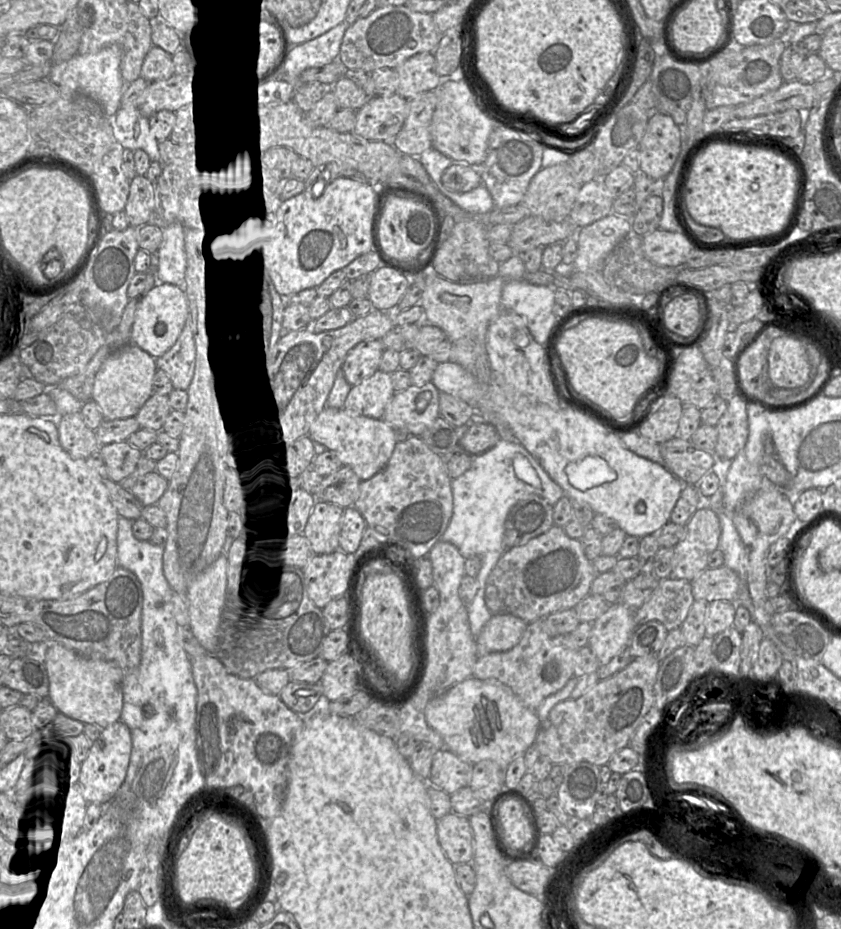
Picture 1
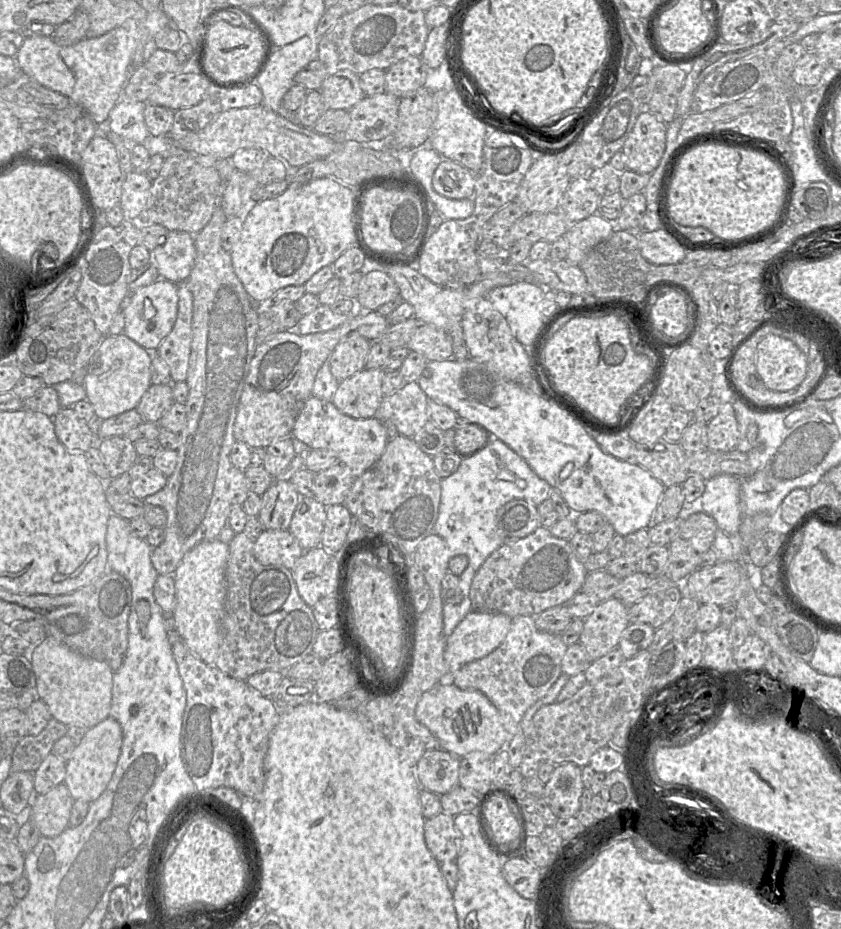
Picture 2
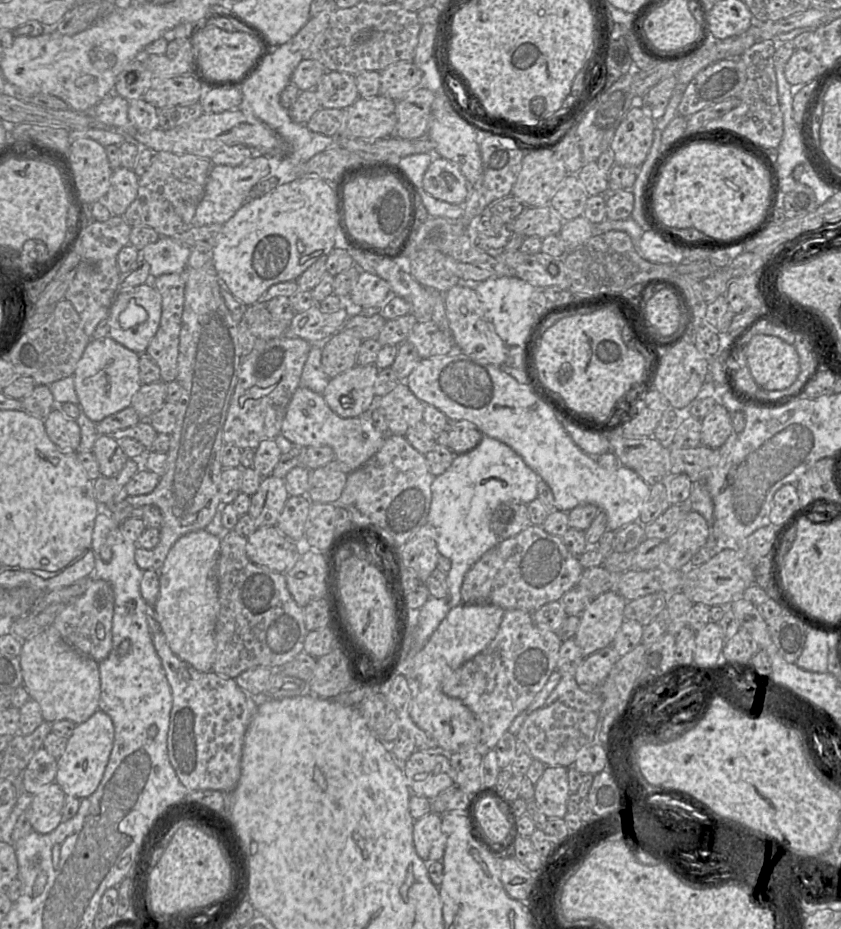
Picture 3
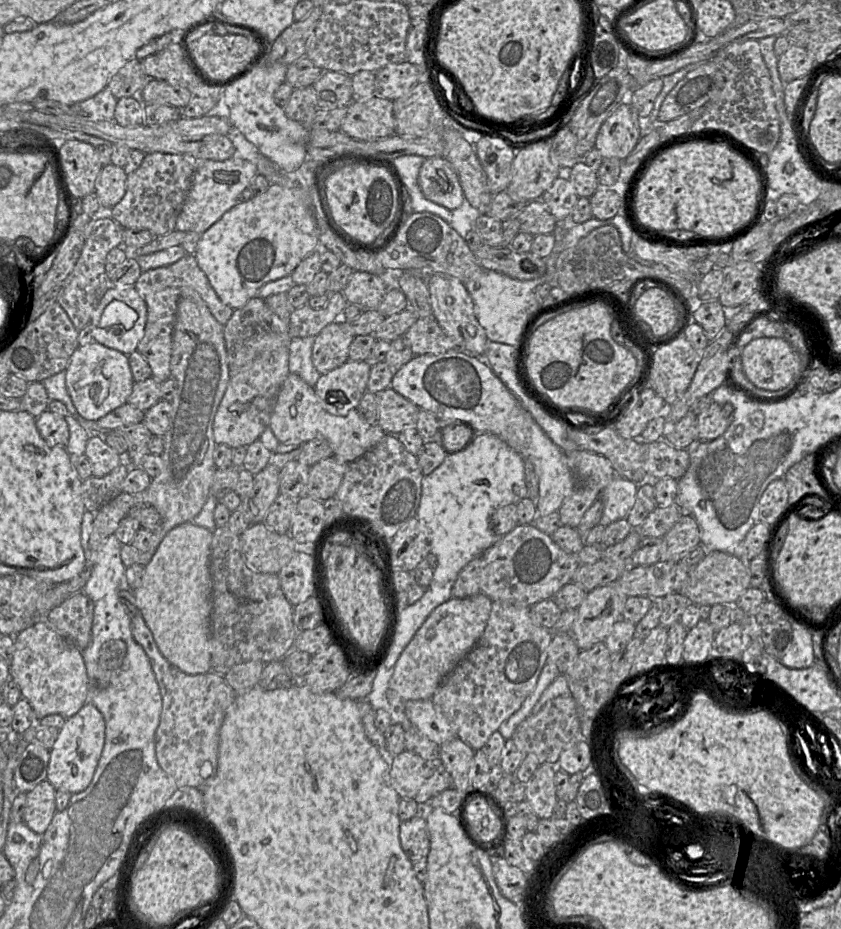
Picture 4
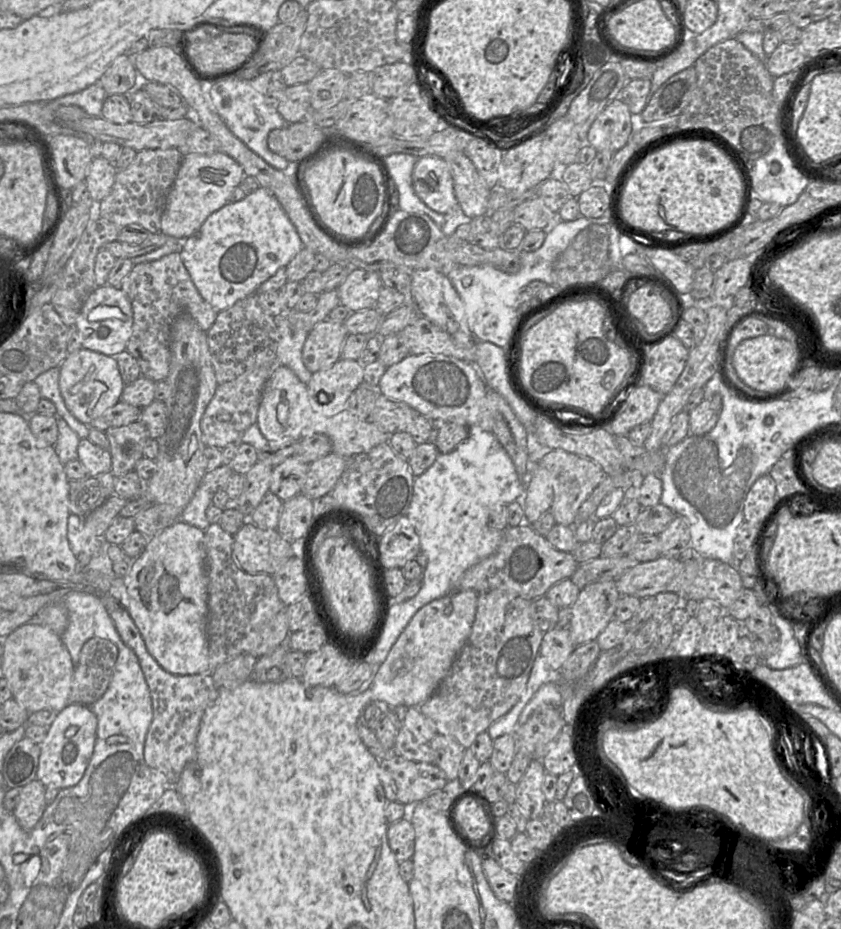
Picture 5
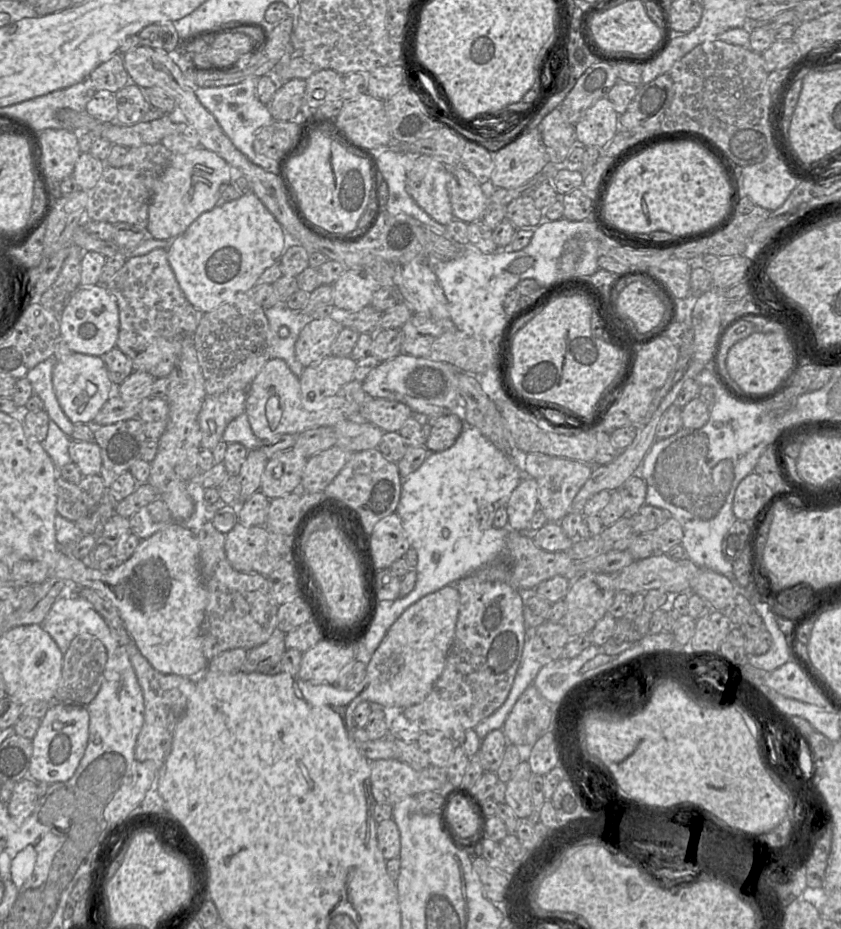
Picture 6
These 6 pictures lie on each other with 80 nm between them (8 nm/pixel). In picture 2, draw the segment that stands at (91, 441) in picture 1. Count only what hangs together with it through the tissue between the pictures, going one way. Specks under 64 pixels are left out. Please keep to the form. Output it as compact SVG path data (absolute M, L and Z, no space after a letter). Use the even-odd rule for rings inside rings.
M61 408L53 417L53 424L58 440L69 451L85 453L92 447L97 447L95 434L72 408Z

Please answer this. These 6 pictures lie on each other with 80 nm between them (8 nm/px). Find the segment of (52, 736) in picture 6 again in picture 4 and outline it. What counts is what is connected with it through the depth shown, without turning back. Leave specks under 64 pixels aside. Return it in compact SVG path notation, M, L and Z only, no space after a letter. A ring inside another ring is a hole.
M86 703L74 716L66 718L64 726L50 750L47 780L56 790L76 794L91 783L105 743L105 720L100 711Z

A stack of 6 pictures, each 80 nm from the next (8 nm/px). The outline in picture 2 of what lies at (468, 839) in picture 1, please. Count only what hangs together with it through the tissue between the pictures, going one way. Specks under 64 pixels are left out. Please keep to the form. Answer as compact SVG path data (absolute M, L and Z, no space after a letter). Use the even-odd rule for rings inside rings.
M440 813L426 819L424 839L428 850L439 863L456 860L461 846L461 834L454 824L454 816Z

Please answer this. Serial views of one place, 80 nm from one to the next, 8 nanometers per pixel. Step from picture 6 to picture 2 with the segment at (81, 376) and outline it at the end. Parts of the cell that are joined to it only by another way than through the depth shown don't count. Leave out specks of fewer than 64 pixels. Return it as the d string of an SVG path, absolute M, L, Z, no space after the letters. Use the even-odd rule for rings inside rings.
M119 334L105 336L94 353L83 379L88 400L100 420L117 416L136 409L142 396L151 384L151 363L153 357L133 340Z

